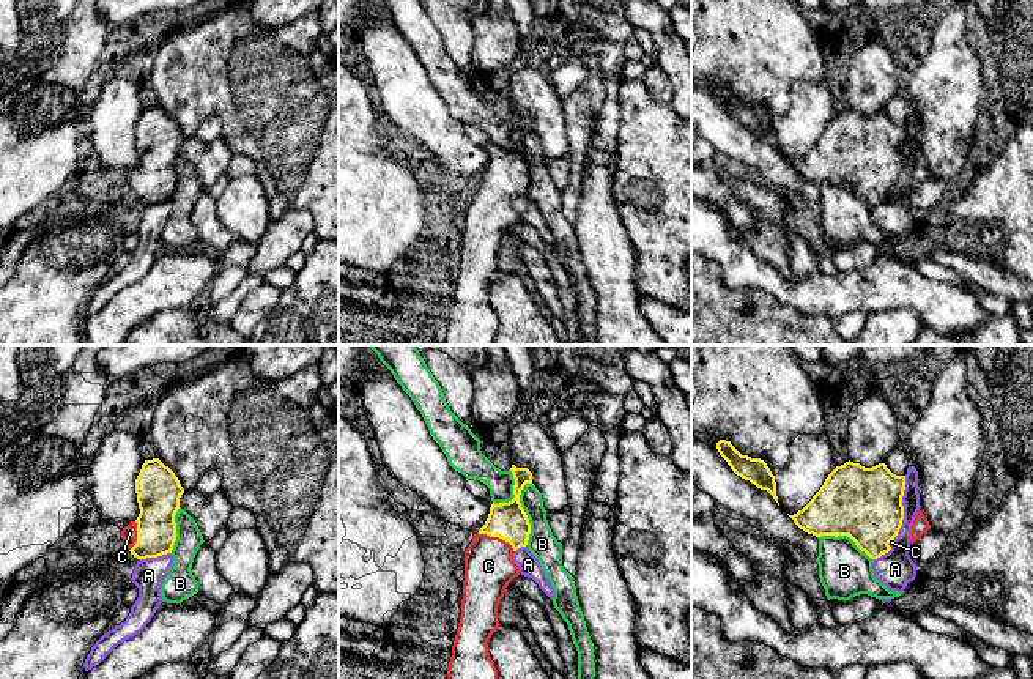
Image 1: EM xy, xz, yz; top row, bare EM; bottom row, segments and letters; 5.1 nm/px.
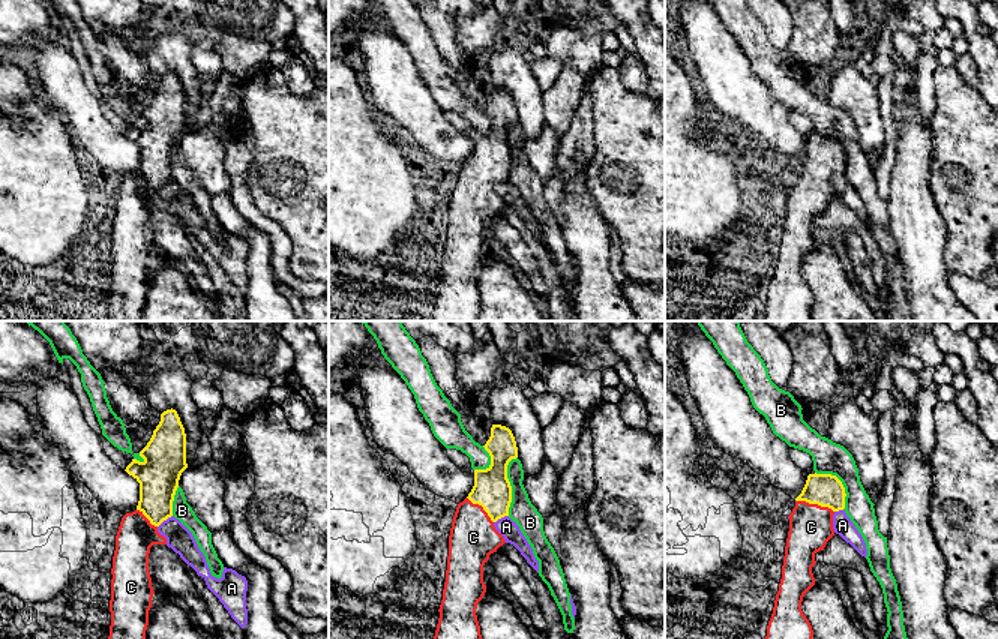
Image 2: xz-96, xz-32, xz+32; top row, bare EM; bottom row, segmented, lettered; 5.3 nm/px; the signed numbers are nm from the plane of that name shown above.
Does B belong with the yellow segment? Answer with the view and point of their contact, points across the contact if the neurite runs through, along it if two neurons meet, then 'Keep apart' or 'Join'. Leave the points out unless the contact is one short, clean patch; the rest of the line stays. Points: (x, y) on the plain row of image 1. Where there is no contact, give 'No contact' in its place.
Touches yellow at xz (525, 159). Keep apart

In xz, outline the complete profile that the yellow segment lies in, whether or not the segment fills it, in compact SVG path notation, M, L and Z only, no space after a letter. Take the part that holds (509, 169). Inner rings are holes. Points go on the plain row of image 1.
M510 115L515 145L491 151L485 172L465 199L461 263L447 315L444 345L494 345L498 317L488 288L501 273L498 252L509 230L520 222L513 200L528 192L529 165L520 142L532 131L528 115Z

